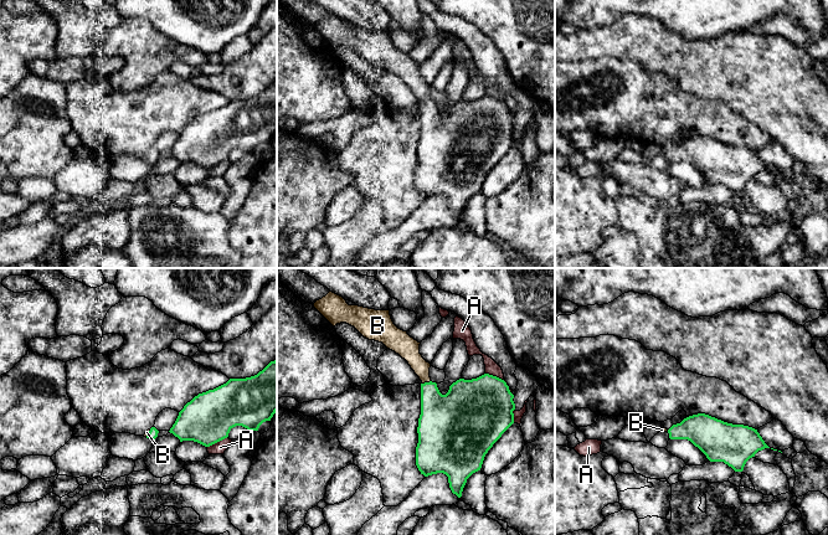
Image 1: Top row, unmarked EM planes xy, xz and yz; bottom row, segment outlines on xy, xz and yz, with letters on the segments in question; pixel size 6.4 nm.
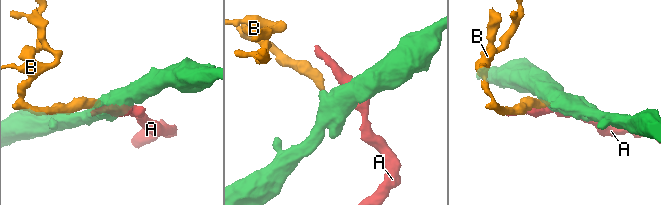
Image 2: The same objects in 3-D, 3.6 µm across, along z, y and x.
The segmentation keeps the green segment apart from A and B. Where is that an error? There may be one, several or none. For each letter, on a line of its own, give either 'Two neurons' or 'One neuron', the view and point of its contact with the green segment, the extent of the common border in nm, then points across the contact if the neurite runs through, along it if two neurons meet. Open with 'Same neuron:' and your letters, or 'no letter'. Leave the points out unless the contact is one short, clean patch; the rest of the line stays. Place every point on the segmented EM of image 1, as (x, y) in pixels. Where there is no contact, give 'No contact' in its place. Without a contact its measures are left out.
Same neuron: B
A: Two neurons. Touches green at xy (217, 441). Shared border 150 nm
B: One neuron. Touches green at xz (426, 382). Shared border 60 nm. Path across: xz (442, 417), (432, 402), (426, 382), (421, 366), (409, 349)

